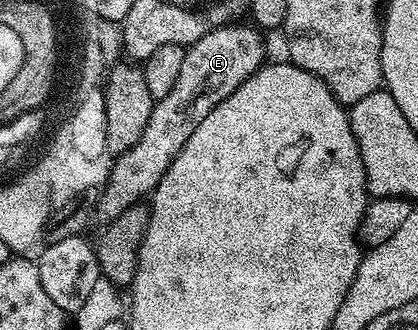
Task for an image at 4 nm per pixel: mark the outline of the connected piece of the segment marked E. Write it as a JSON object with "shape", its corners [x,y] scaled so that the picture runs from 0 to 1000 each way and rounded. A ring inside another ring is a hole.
{"shape":[[[581,73],[522,79],[445,142],[447,167],[433,191],[423,255],[414,255],[404,291],[373,306],[356,370],[347,376],[347,400],[337,400],[337,424],[268,488],[275,494],[256,527],[256,555],[237,588],[237,615],[222,624],[225,658],[239,661],[239,676],[266,673],[289,655],[299,630],[340,615],[368,582],[404,497],[414,497],[423,461],[433,461],[443,424],[462,412],[462,388],[471,388],[471,376],[481,376],[481,364],[490,364],[490,352],[500,352],[500,339],[510,339],[529,303],[577,267],[577,255],[586,255],[586,242],[596,242],[596,230],[632,197],[632,106],[608,76],[572,76]]]}

